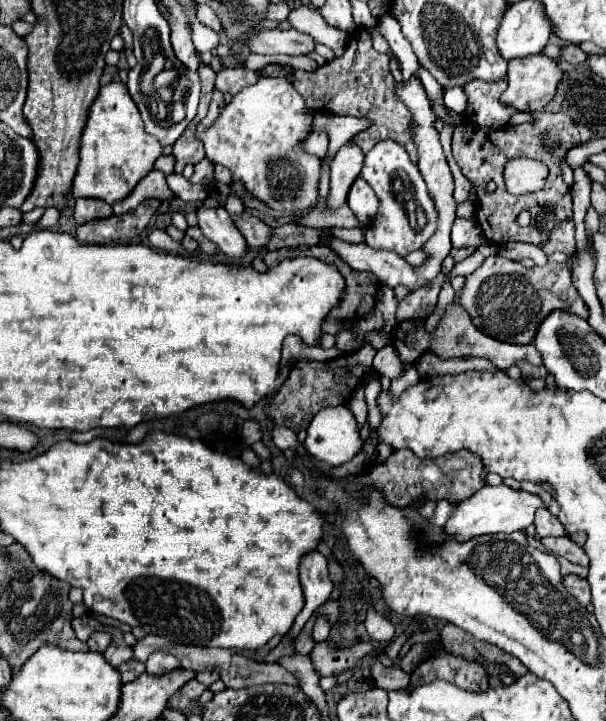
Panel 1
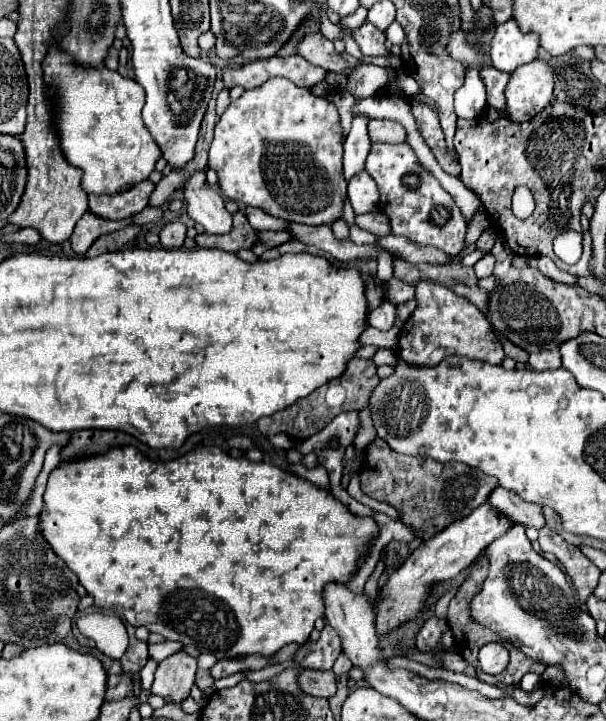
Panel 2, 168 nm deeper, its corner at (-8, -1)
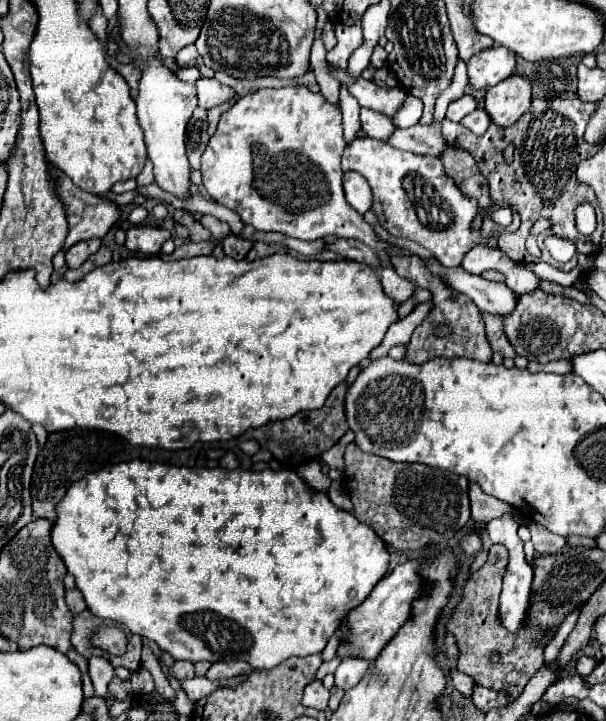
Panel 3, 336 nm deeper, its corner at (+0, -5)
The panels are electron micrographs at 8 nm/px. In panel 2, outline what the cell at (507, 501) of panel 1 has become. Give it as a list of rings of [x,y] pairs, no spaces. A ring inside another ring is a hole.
[[[484,503],[482,507],[474,509],[466,519],[458,519],[450,523],[450,527],[444,527],[438,531],[438,535],[428,537],[408,559],[402,567],[398,567],[388,583],[384,585],[382,593],[382,603],[376,615],[376,631],[386,633],[408,619],[414,619],[428,595],[428,589],[436,581],[446,581],[450,577],[456,577],[460,571],[464,571],[472,561],[478,559],[478,555],[504,531],[508,531],[514,525],[514,521],[506,515],[502,515],[496,507],[490,507],[490,503]]]

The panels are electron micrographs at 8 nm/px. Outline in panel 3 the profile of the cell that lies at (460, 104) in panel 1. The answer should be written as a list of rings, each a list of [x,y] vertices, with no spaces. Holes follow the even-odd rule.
[[[464,95],[462,99],[450,103],[450,107],[448,107],[446,111],[446,119],[450,119],[450,121],[460,121],[460,119],[466,117],[468,113],[472,113],[474,109],[476,109],[474,99],[468,97],[468,95]],[[464,99],[466,99],[466,101],[464,101]]]

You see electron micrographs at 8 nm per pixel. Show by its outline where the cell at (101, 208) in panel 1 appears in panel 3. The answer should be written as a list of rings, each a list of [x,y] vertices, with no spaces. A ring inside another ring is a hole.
[[[92,239],[92,241],[82,241],[82,243],[78,243],[78,245],[74,245],[74,247],[70,247],[68,251],[66,251],[66,265],[70,267],[70,269],[76,269],[76,267],[80,267],[90,255],[94,255],[98,249],[100,249],[100,239]]]

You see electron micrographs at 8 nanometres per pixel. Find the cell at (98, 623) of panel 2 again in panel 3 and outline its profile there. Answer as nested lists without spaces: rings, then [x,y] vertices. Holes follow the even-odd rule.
[[[90,657],[88,659],[88,673],[92,677],[96,694],[106,698],[108,692],[108,683],[114,677],[114,669],[110,665],[110,661],[106,661],[104,657]]]

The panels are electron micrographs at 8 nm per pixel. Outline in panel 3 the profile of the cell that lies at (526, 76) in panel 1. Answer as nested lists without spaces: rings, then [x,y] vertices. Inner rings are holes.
[[[510,75],[502,83],[486,91],[484,103],[484,109],[490,115],[492,123],[496,123],[498,127],[510,127],[530,109],[530,81],[520,75]]]

